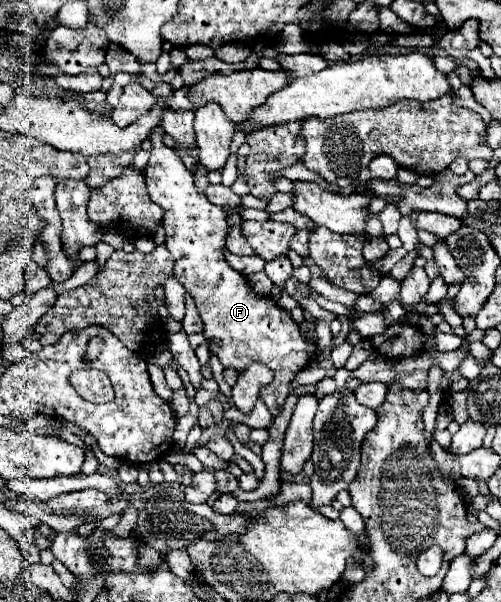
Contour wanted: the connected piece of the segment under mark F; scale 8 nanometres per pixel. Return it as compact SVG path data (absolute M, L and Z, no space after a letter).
M156 128L150 136L152 152L144 170L146 188L158 206L164 210L162 224L166 228L166 246L176 258L174 276L194 298L196 308L204 320L204 336L212 354L218 356L224 368L244 372L252 362L260 362L274 370L274 382L260 390L262 402L272 416L278 416L282 404L290 396L290 382L300 370L316 358L316 346L306 340L300 326L292 320L290 312L280 308L272 298L258 296L244 274L236 272L226 262L226 214L222 206L210 204L204 192L194 186L194 176L186 170L174 148L162 144L164 130Z

